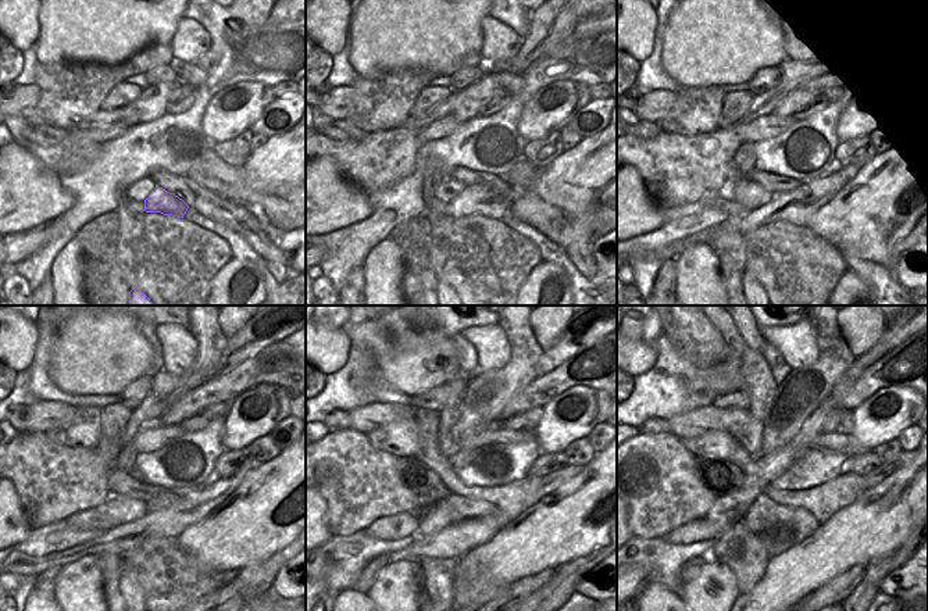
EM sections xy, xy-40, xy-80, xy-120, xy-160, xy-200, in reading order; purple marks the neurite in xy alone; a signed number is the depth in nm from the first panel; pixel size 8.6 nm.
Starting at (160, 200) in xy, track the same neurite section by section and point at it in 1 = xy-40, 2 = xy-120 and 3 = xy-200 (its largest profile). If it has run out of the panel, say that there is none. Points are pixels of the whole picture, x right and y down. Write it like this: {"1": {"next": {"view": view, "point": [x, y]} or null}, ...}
{"1": {"next": {"view": "xy-40", "point": [475, 199]}}, "2": {"next": {"view": "xy-120", "point": [171, 521]}}, "3": {"next": {"view": "xy-200", "point": [741, 550]}}}

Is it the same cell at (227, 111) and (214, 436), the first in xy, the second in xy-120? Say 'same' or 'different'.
different

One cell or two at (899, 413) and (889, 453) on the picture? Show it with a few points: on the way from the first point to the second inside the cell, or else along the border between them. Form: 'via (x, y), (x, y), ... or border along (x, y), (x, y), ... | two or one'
border along (896, 438), (880, 443), (873, 450) | two

